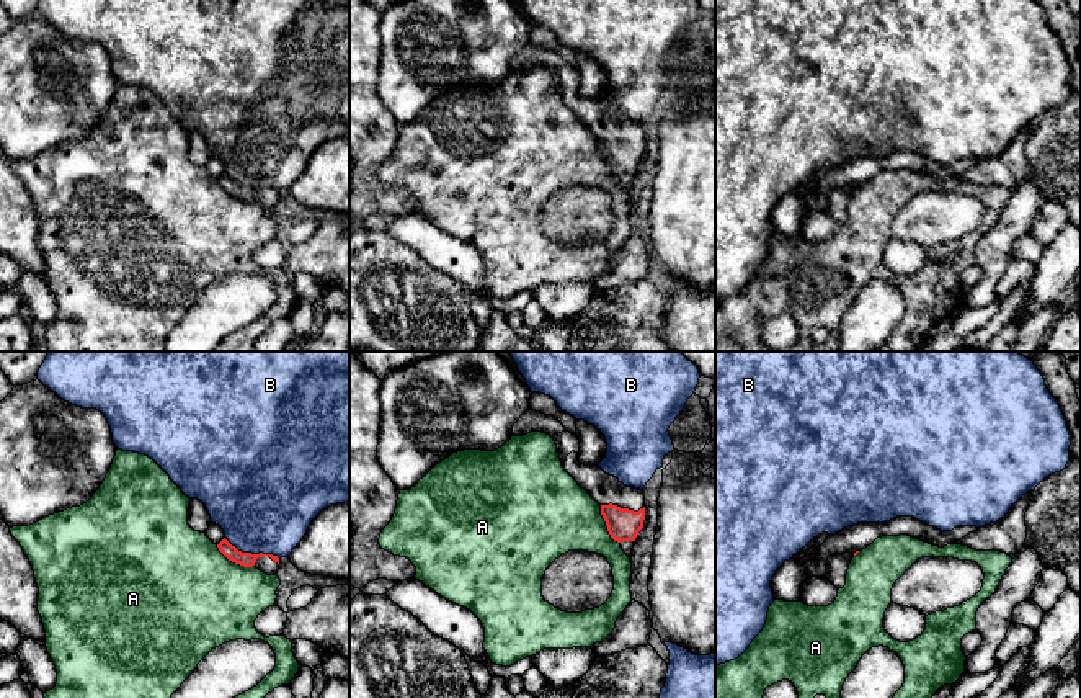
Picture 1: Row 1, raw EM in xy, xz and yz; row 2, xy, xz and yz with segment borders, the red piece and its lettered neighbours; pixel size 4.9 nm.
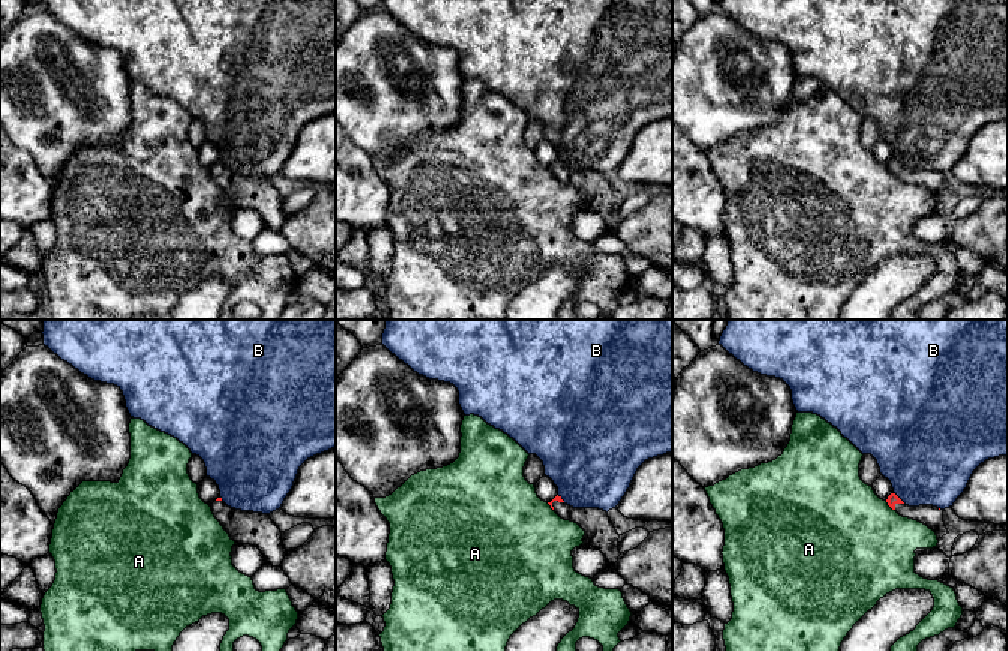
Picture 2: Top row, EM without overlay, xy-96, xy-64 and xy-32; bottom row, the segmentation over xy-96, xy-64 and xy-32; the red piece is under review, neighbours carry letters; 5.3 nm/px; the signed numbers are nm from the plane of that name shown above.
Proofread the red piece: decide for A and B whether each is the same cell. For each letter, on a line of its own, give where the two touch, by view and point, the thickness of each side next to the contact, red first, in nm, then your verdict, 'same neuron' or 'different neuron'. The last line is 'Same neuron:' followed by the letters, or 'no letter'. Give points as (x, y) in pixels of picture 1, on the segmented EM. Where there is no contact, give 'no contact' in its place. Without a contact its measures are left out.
A: xz (606, 525) | 160/360 nm | different neuron
B: xy (250, 553) | 80/480 nm | different neuron
Same neuron: no letter

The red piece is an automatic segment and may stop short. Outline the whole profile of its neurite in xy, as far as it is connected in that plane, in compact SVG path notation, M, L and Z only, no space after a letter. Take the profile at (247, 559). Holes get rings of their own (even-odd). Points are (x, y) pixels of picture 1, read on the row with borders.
M225 538L217 544L219 551L232 562L243 567L256 567L268 575L278 575L279 557L273 554L242 553L232 546Z

